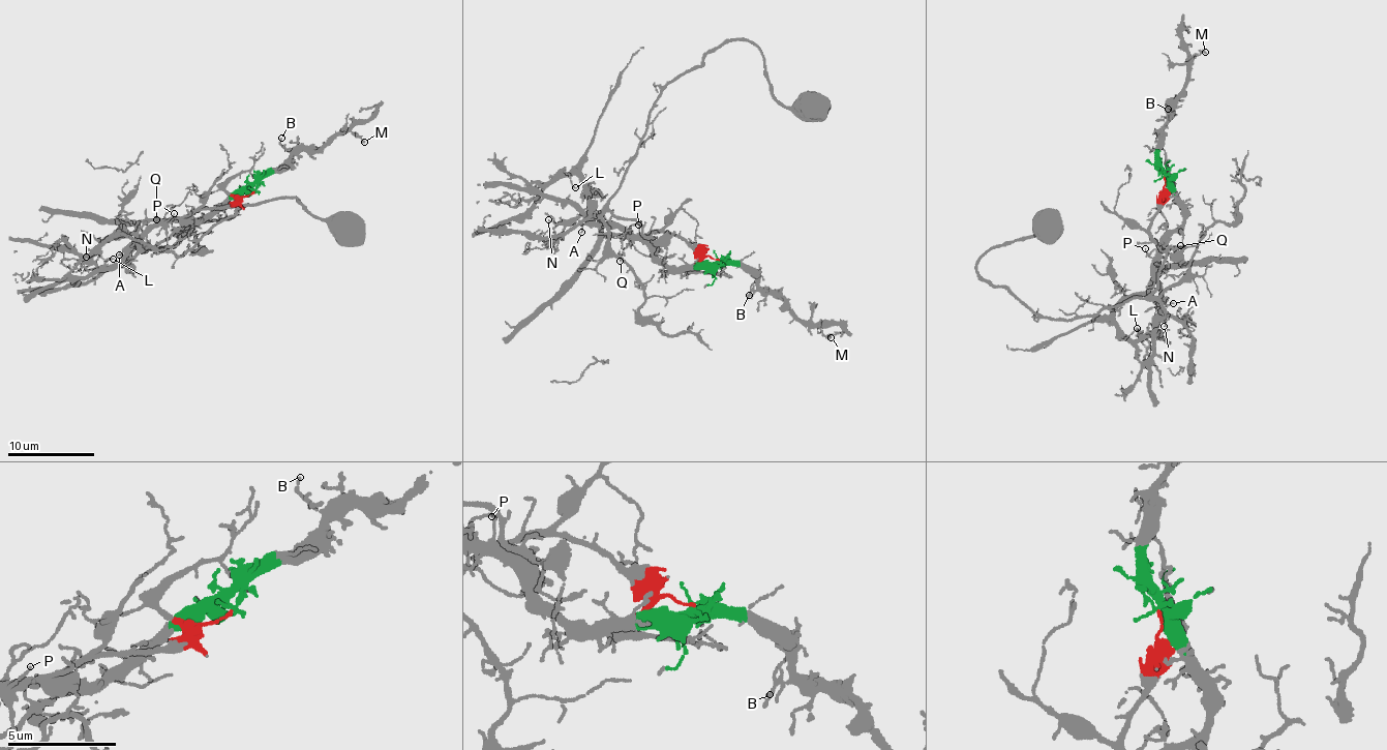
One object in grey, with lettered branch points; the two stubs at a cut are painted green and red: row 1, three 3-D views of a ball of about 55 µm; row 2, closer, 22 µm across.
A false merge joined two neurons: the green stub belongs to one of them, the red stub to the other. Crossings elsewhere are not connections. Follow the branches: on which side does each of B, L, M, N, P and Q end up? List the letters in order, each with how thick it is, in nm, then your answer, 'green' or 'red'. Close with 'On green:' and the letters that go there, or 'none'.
B: calibre 120 nm; green
L: calibre 100 nm; red
M: calibre 90 nm; green
N: calibre 100 nm; red
P: calibre 90 nm; red
Q: calibre 120 nm; red
On green: B, M

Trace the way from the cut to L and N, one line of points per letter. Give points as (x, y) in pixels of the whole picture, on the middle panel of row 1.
L: (718, 260), (696, 253), (665, 231), (608, 234), (590, 210), (590, 193), (565, 171), (575, 188)
N: (718, 260), (696, 253), (683, 239), (665, 231), (634, 236), (608, 234), (590, 214), (554, 224), (548, 219)

